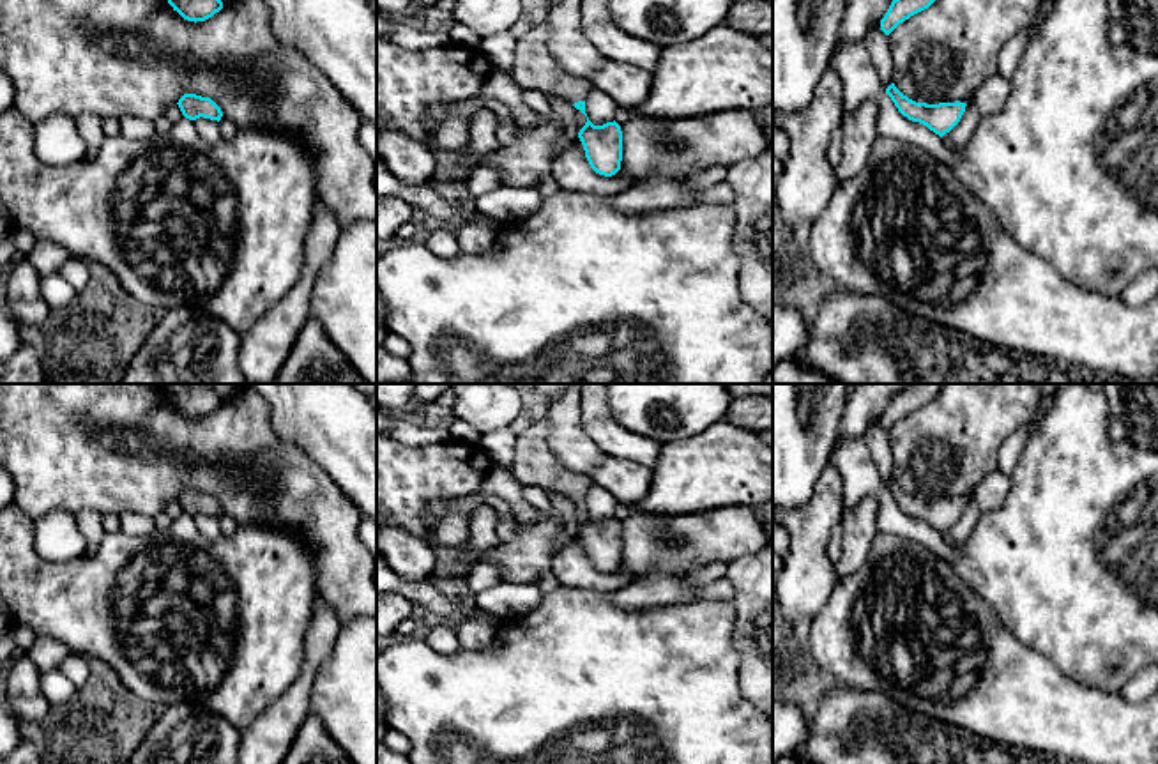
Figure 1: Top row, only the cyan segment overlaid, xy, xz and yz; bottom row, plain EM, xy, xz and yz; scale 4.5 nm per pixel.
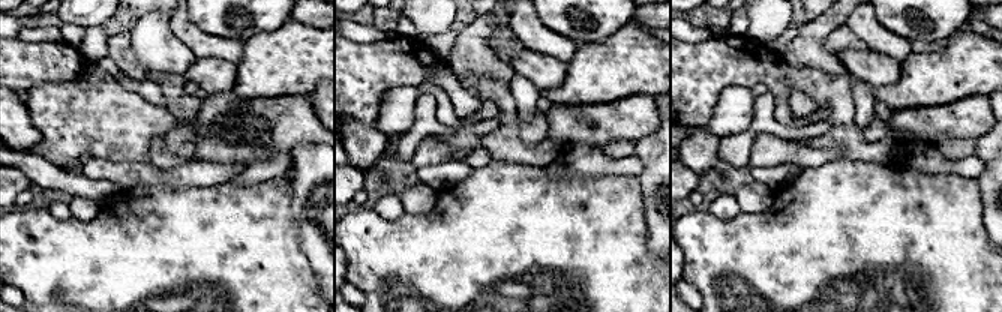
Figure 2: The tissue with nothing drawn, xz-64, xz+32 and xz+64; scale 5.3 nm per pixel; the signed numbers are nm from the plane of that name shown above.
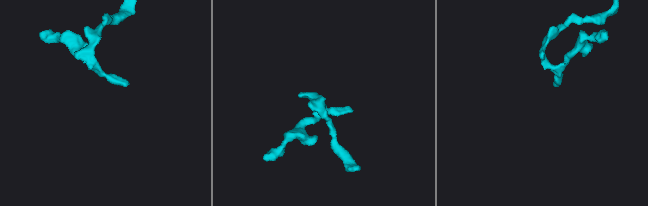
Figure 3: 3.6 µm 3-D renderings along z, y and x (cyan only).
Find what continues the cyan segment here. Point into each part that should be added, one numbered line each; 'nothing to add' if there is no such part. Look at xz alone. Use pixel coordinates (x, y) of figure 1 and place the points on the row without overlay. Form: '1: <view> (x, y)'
1: xz (534, 464)

